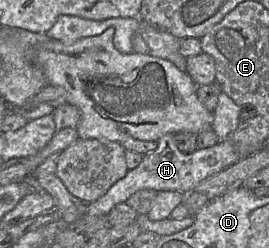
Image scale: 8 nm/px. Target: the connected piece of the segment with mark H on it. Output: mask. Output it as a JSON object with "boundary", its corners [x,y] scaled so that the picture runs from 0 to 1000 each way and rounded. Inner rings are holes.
{"boundary":[[[617,540],[587,565],[584,597],[532,625],[524,657],[420,742],[409,762],[357,810],[323,819],[331,867],[398,871],[409,847],[517,766],[558,762],[580,774],[651,770],[684,782],[773,714],[862,669],[896,645],[892,621],[851,560],[814,569],[799,589],[688,621],[651,581],[647,540]]]}

